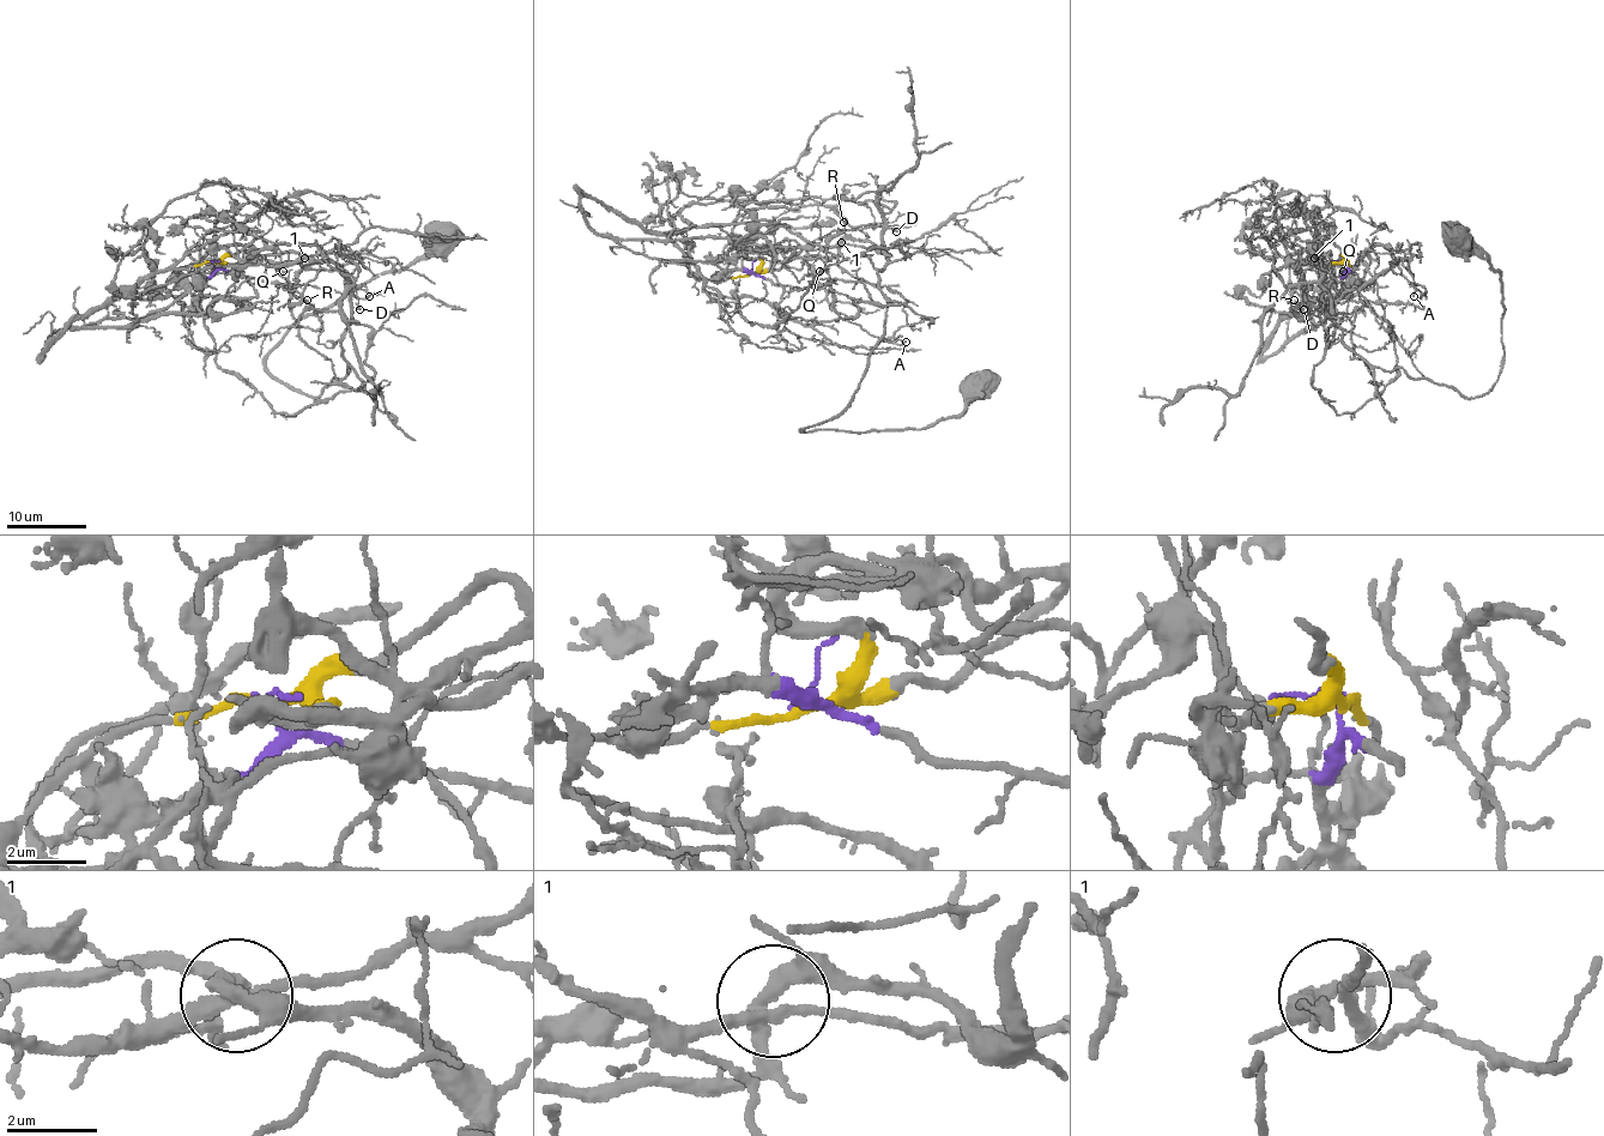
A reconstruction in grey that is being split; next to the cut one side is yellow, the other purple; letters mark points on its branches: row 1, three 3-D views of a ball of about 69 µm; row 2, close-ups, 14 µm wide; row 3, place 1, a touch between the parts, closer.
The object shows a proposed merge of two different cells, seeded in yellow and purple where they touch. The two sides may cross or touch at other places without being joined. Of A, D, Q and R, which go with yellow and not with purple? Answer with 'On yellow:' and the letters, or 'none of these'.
On yellow: D

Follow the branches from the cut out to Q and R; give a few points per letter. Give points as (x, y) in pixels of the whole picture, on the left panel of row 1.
Q: (213, 261), (217, 267), (278, 282), (292, 290), (289, 273), (283, 270)
R: (213, 261), (217, 267), (289, 285), (292, 290), (290, 306), (306, 300)

